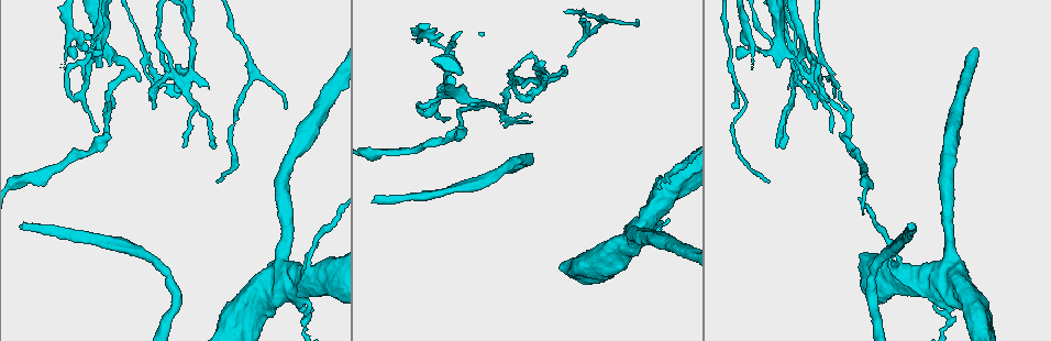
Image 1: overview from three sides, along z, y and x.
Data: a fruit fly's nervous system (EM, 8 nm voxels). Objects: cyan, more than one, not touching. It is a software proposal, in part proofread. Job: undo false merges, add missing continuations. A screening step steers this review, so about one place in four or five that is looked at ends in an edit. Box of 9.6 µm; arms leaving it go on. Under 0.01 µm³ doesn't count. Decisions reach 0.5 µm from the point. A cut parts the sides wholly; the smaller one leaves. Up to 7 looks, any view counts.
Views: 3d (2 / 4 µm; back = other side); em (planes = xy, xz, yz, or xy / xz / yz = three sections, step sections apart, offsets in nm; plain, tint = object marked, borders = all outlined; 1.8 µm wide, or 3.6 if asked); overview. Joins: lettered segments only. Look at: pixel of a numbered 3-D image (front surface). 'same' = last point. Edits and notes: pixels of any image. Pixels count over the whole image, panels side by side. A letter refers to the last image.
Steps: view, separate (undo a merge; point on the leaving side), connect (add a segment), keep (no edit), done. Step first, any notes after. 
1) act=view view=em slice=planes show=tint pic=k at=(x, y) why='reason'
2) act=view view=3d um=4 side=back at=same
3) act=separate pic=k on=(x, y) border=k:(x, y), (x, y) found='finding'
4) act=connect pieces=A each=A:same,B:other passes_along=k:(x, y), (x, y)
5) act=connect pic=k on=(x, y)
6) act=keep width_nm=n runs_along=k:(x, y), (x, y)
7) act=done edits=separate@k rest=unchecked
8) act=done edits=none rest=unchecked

act=view view=em slice=planes show=tint pic=1 at=(183, 9) why='touches itself'

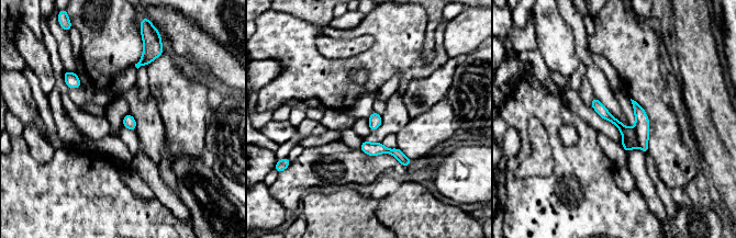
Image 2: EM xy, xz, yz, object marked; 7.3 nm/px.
act=view view=em slice=planes show=borders at=same why='what lies round it'

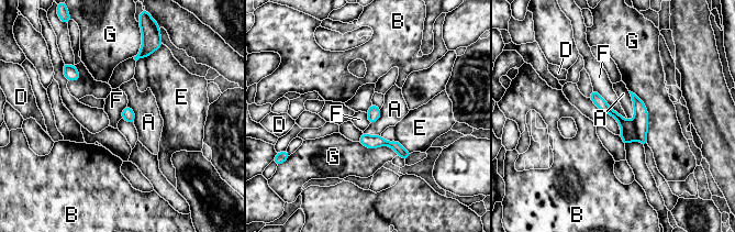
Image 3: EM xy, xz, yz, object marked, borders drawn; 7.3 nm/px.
act=separate pic=3 on=(641, 116) longest_contact=G:420nm each=A:other,B:other,D:other,E:other,F:other,G:other part_leaving=3:(363, 139), (396, 145), (405, 155) found='a second neuron is stuck on'

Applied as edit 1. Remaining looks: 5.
act=view view=overview

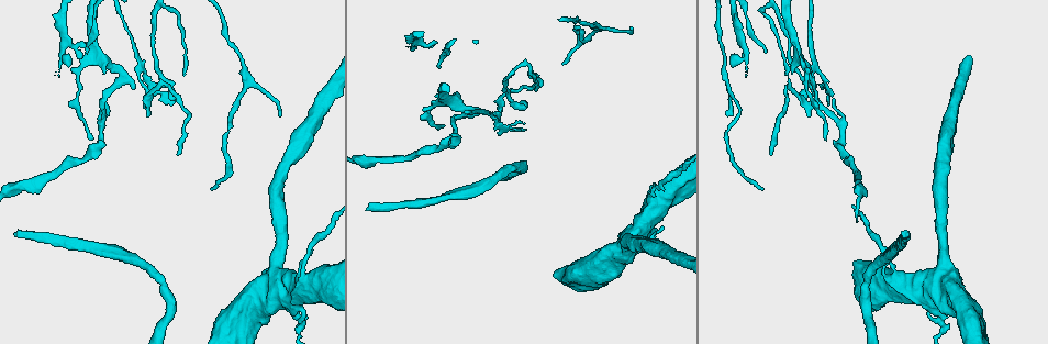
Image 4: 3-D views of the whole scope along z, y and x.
act=view view=3d um=2 pic=4 at=(135, 87) why='free end'

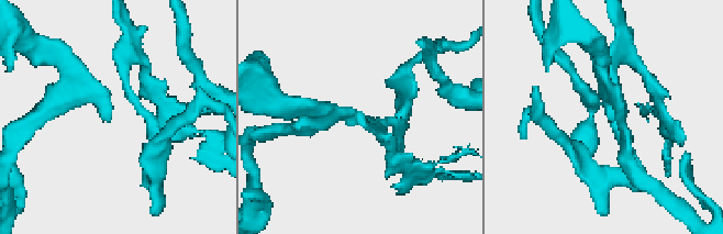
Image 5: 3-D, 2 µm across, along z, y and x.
act=view view=em slice=xz step=4 show=tint pic=5 at=(108, 120) why='need the tissue'

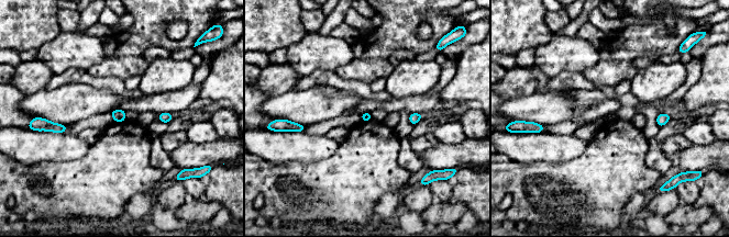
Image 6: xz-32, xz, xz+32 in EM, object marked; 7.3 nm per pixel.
act=view view=em slice=xz step=4 show=borders at=same

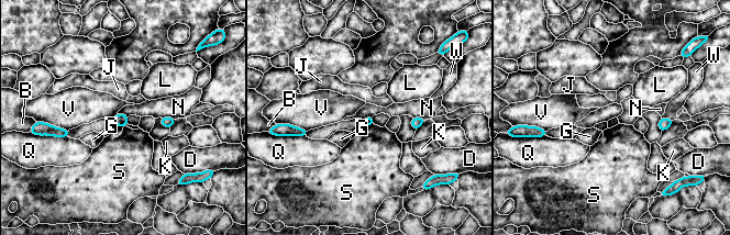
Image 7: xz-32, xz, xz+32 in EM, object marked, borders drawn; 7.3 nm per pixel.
act=keep each=B:other,D:other,G:other,J:other,K:other,L:other,N:other,Q:other,S:other,V:other,W:other border=7:(161, 116), (173, 116), (176, 119) found='none of them fits'

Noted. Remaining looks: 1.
act=view view=em slice=planes show=borders pic=4 at=(13, 234) why='end of a long branch'

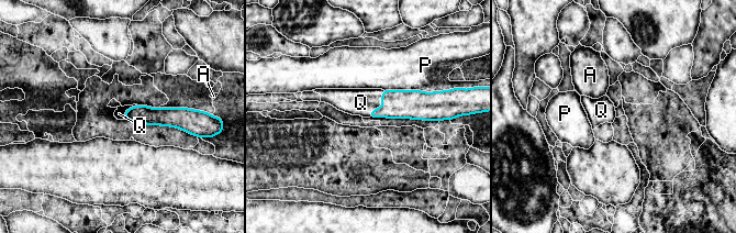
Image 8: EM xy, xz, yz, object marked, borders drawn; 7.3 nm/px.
act=connect pieces=Q each=A:other,P:other,Q:same passes_along=8:(416, 104), (382, 107), (360, 102) found='it goes on there'

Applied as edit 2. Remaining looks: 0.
act=done edits=separate@3,connect@8 rest=unchecked

